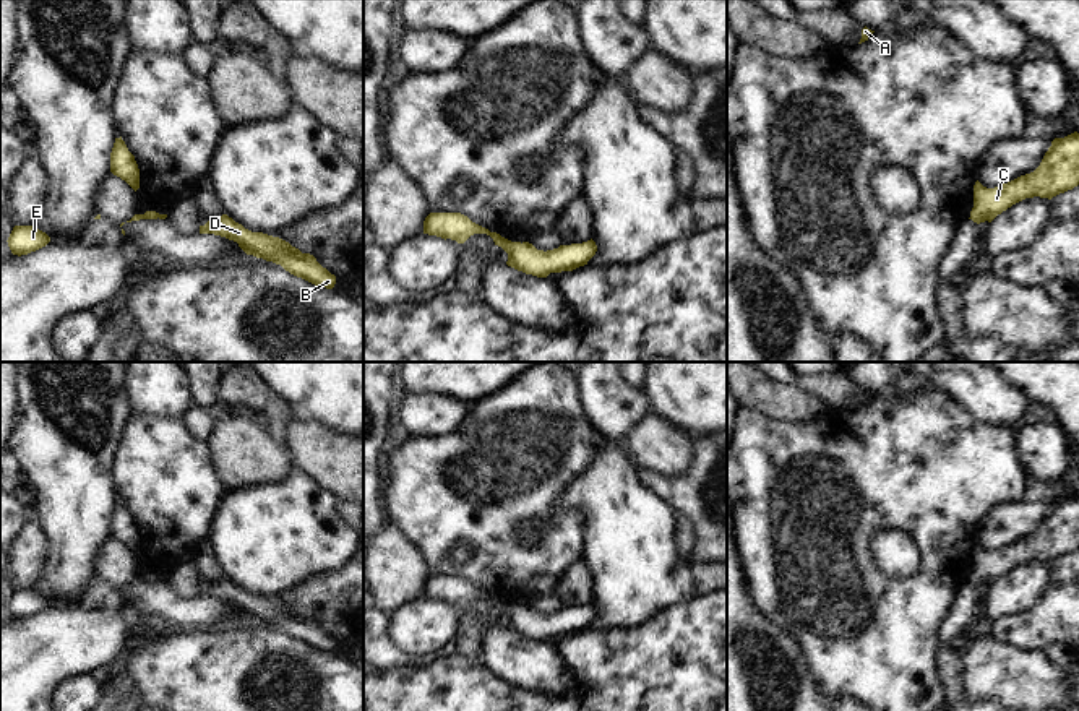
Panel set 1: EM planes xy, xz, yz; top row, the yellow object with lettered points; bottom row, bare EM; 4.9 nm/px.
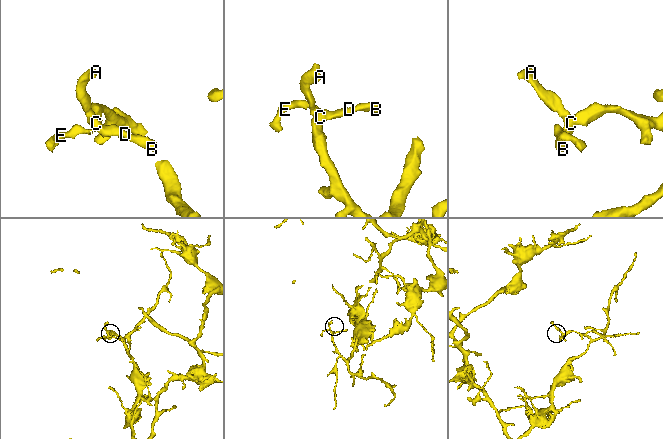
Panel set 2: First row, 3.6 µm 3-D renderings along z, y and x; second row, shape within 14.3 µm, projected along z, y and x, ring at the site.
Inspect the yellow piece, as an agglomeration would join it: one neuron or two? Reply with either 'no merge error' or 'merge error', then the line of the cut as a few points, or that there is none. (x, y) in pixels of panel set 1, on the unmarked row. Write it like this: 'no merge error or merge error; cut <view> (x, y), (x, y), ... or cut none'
merge error; cut xz (510, 604), (503, 612)

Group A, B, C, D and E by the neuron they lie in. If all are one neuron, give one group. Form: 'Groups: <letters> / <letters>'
Groups: A B C D / E

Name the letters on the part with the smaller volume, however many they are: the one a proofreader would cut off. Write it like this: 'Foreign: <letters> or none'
Foreign: E

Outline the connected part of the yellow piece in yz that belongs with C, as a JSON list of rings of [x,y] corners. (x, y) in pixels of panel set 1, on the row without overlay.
[[[1079,497],[1055,502],[1040,529],[1025,539],[995,552],[974,549],[970,583],[977,588],[991,586],[998,578],[1025,562],[1048,562],[1079,549]]]

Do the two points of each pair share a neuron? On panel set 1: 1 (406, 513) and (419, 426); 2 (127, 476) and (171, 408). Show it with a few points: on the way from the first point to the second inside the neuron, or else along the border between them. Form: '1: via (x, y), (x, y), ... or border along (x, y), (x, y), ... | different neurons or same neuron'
1: border along (455, 429), (447, 435), (409, 437) | different neurons
2: border along (133, 413), (180, 419) | different neurons

